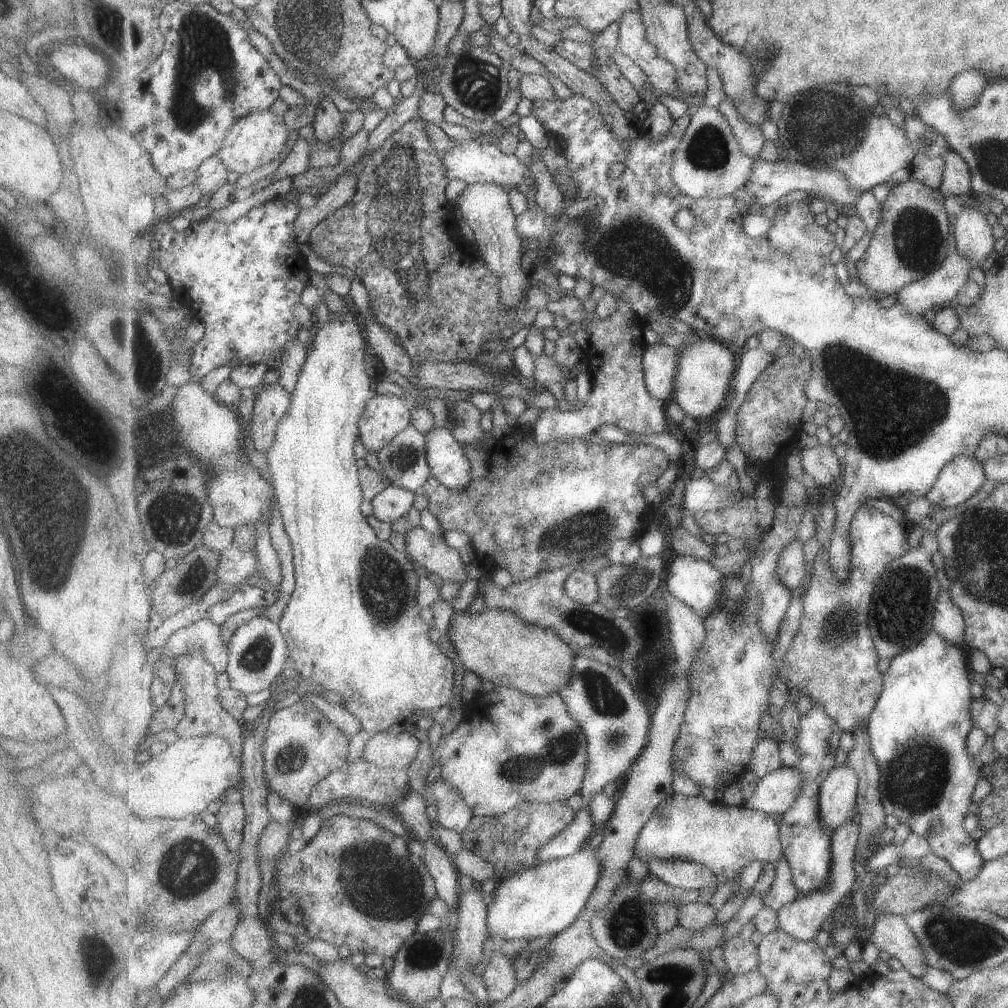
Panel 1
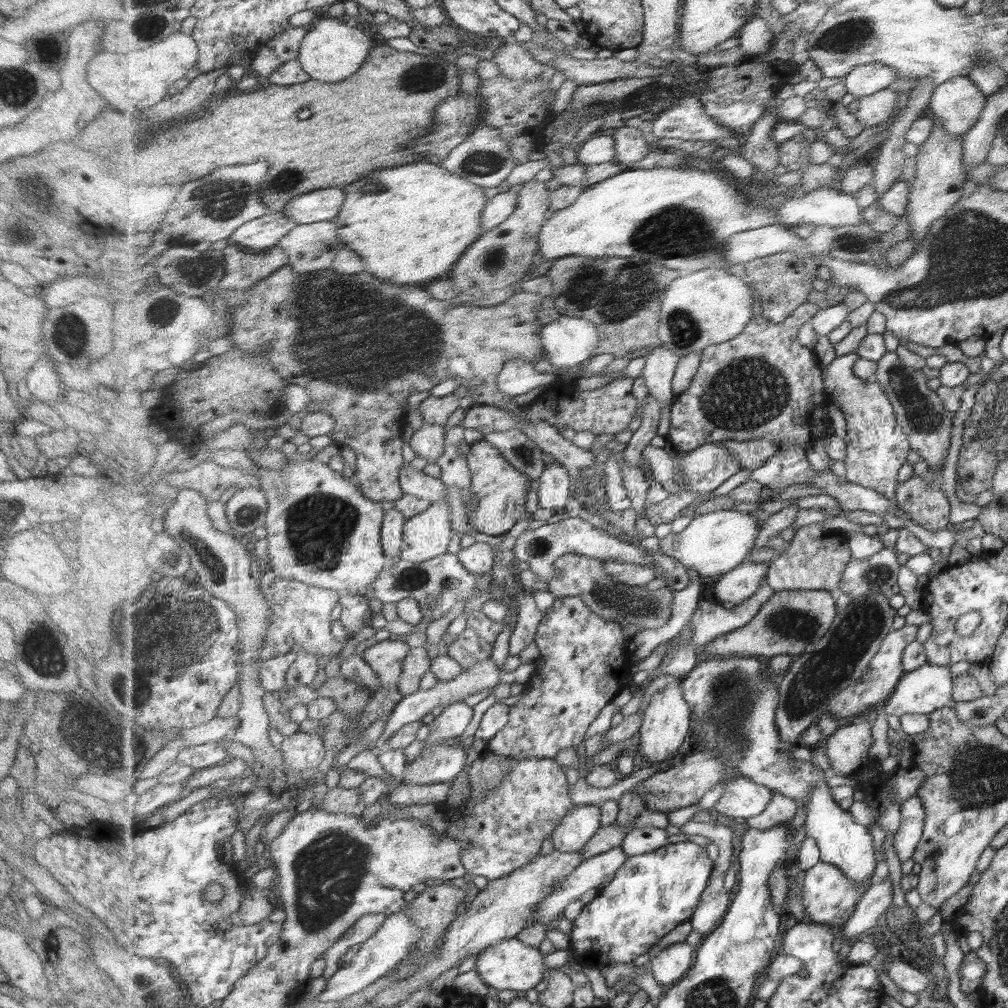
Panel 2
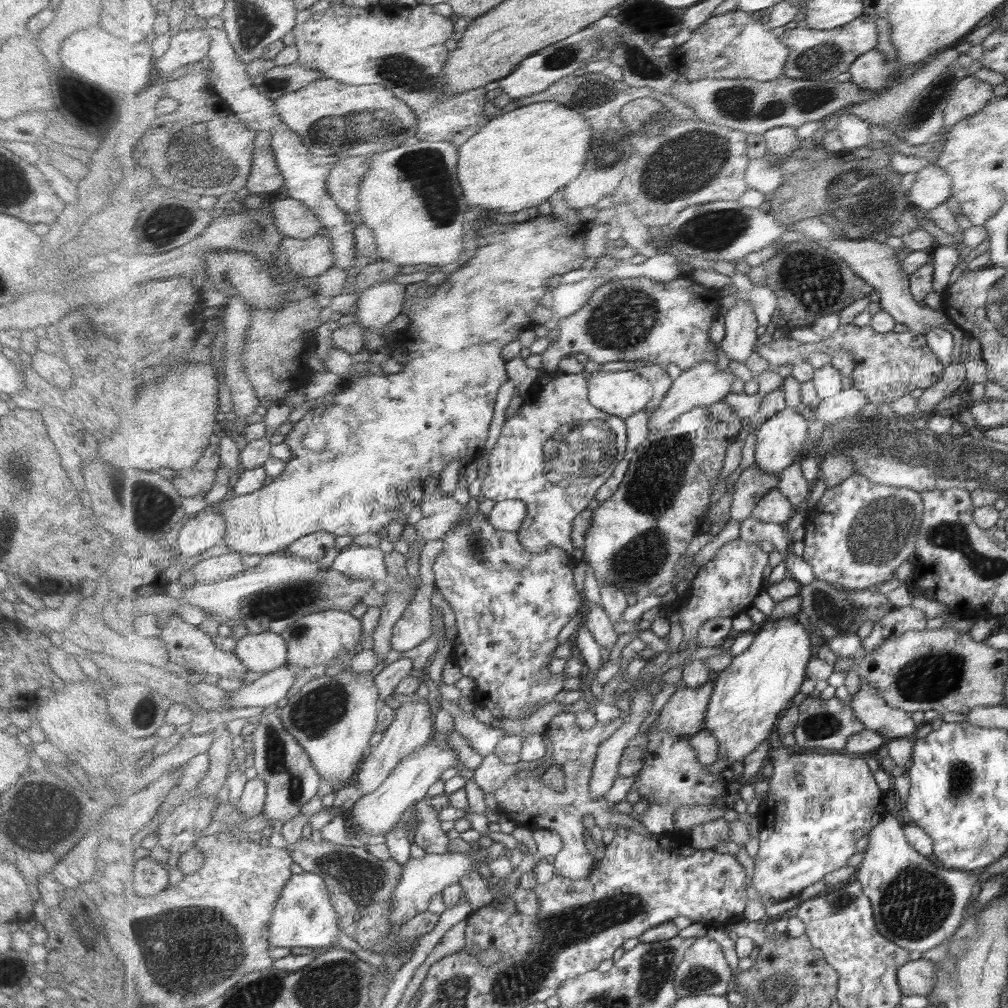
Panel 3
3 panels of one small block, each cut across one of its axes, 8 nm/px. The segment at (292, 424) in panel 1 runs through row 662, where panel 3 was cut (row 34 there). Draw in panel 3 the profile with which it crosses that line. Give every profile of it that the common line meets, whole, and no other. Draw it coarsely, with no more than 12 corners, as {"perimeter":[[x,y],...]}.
{"perimeter":[[431,5],[329,6],[298,62],[389,88],[417,138],[460,147],[492,116],[446,95],[453,20]]}

